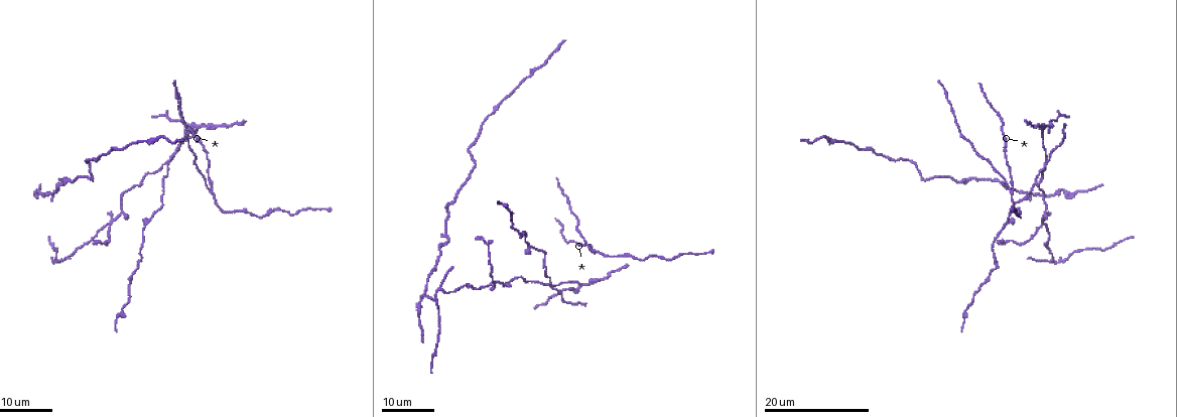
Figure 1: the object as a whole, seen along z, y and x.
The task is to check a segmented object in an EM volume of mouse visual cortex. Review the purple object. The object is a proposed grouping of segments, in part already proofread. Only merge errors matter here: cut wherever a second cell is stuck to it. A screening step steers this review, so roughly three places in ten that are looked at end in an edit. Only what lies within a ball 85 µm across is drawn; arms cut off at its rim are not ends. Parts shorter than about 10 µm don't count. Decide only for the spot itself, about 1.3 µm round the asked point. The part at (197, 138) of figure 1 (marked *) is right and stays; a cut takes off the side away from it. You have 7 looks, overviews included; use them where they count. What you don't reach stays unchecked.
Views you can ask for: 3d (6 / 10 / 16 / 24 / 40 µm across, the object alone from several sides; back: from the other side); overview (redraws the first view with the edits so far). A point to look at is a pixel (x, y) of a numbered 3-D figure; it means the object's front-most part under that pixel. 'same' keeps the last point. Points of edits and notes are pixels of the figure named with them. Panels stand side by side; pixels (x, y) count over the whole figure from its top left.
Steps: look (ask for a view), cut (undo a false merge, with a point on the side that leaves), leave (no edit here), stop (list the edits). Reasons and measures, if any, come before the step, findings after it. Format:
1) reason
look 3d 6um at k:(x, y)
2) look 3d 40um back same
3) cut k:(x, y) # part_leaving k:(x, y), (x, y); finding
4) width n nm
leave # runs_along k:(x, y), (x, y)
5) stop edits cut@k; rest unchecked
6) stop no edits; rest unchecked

two arms at a narrow angle
look 3d 24um at 1:(1045, 164)

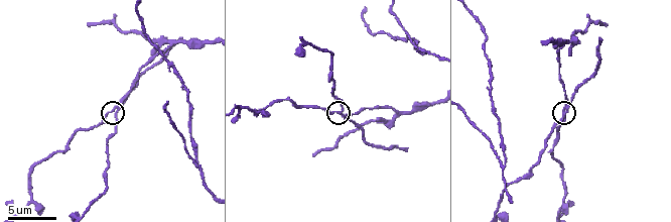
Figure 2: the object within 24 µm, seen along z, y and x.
look 3d 6um at 2:(116, 109)

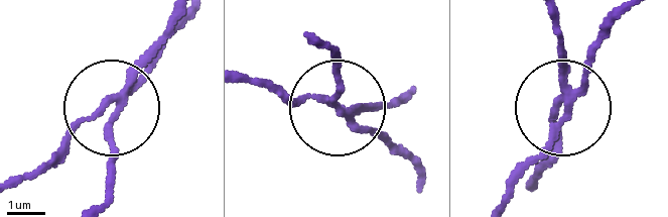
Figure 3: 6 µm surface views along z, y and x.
arms 4
cut 3:(117, 147) # a second cell is stuck on

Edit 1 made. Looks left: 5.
a fork
look 3d 10um at 2:(419, 48)

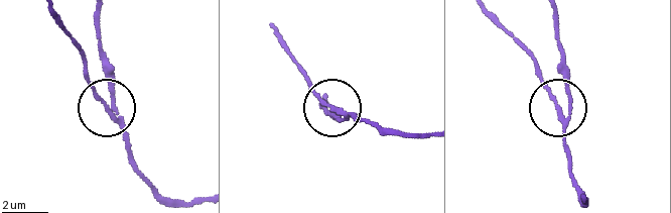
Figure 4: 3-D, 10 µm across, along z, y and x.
side_arm 29 um
cut 4:(97, 96) # part_leaving 4:(121, 121), (91, 83), (83, 48), (57, 13); two cells meet here

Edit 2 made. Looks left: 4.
a fork
look 3d 24um at 1:(493, 282)

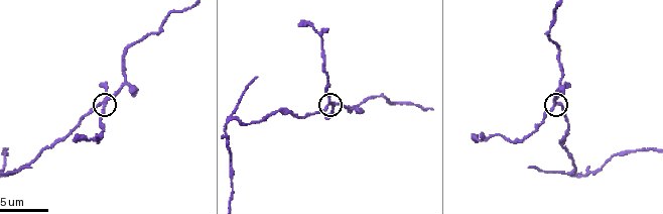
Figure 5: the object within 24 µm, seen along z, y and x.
look 3d 10um at 5:(557, 101)

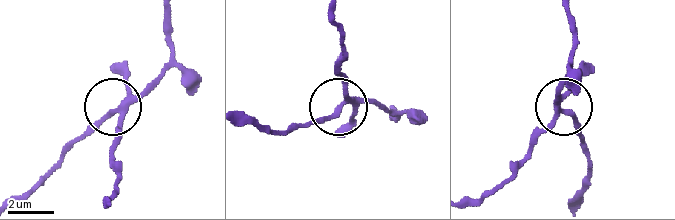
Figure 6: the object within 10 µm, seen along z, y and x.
width 220 nm
cut 6:(130, 75) # a second cell is stuck on

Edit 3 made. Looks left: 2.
narrows sharply
look 3d 10um at 5:(577, 174)

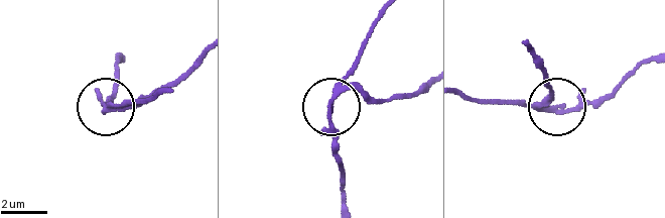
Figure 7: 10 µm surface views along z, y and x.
look 3d 6um at 7:(331, 107)

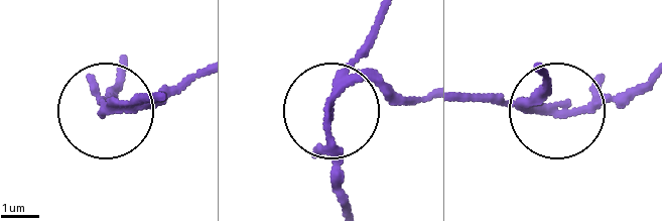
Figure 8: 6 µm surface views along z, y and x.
cut 8:(102, 113) # part_leaving 8:(356, 83), (330, 111), (337, 198); a second cell is stuck on

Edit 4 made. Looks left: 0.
stop edits cut@3, cut@4, cut@6, cut@8; rest unchecked

